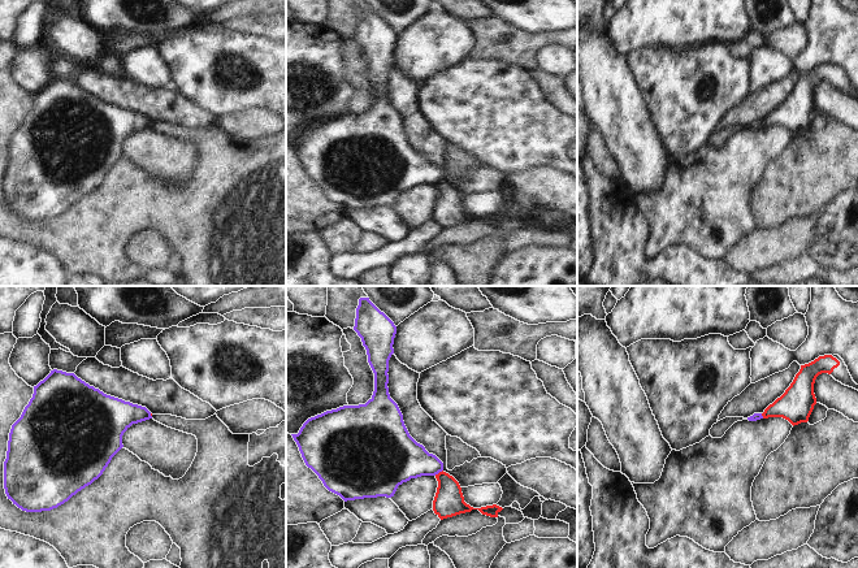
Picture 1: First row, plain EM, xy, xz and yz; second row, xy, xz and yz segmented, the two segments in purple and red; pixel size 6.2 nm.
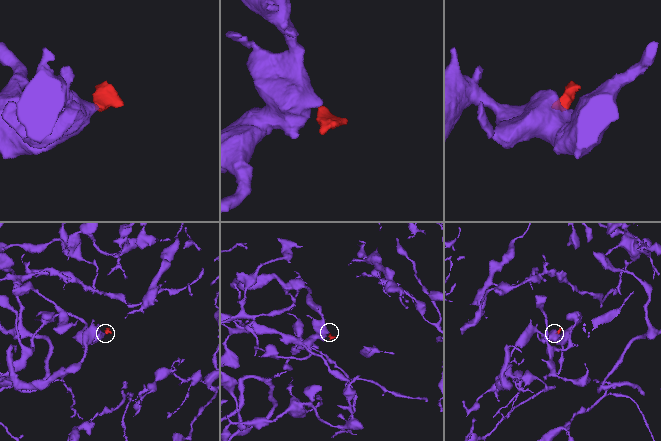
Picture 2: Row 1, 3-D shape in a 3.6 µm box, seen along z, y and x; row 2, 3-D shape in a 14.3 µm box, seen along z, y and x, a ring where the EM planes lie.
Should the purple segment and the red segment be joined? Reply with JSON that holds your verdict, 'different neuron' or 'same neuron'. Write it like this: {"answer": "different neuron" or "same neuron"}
{"answer": "different neuron"}

